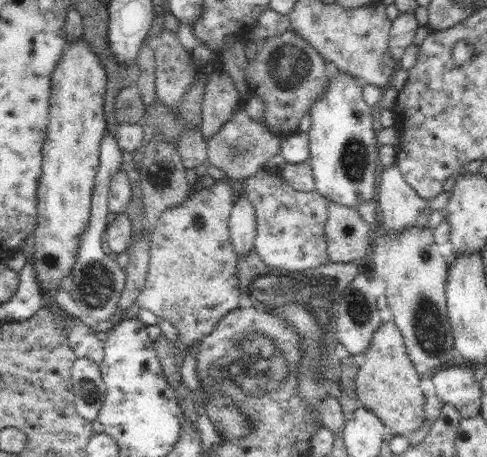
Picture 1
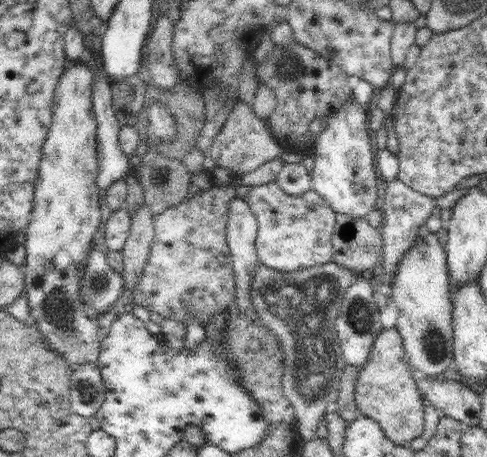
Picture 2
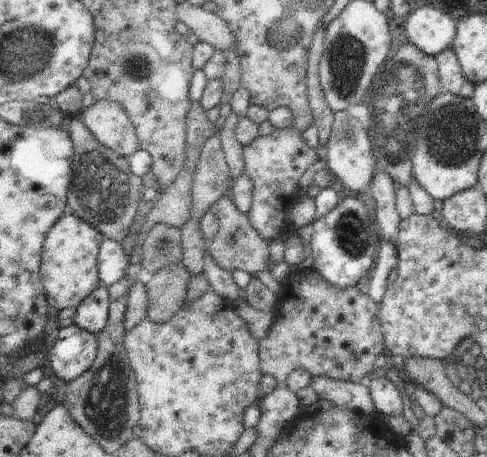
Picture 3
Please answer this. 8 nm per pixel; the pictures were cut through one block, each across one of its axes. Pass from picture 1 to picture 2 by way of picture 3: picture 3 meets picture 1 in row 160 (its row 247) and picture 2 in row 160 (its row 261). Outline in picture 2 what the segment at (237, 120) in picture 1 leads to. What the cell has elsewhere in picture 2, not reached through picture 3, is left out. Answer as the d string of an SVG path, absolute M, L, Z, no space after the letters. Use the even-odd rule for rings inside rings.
M243 102L233 104L233 112L227 116L223 128L219 130L219 134L213 140L213 144L205 152L205 156L211 158L217 168L229 170L231 176L245 176L245 174L253 172L255 168L263 166L265 162L269 162L273 158L279 158L281 154L283 154L283 146L271 134L267 122L257 118L253 114L251 106L243 104Z

